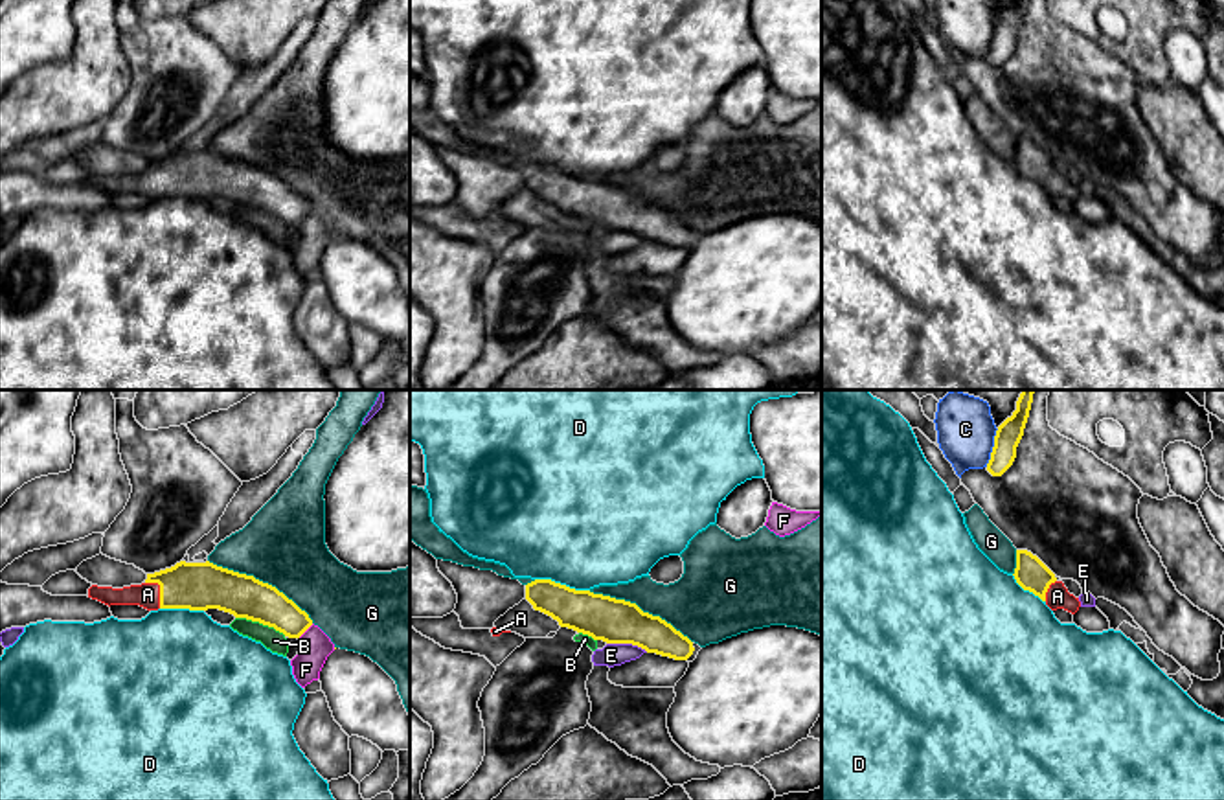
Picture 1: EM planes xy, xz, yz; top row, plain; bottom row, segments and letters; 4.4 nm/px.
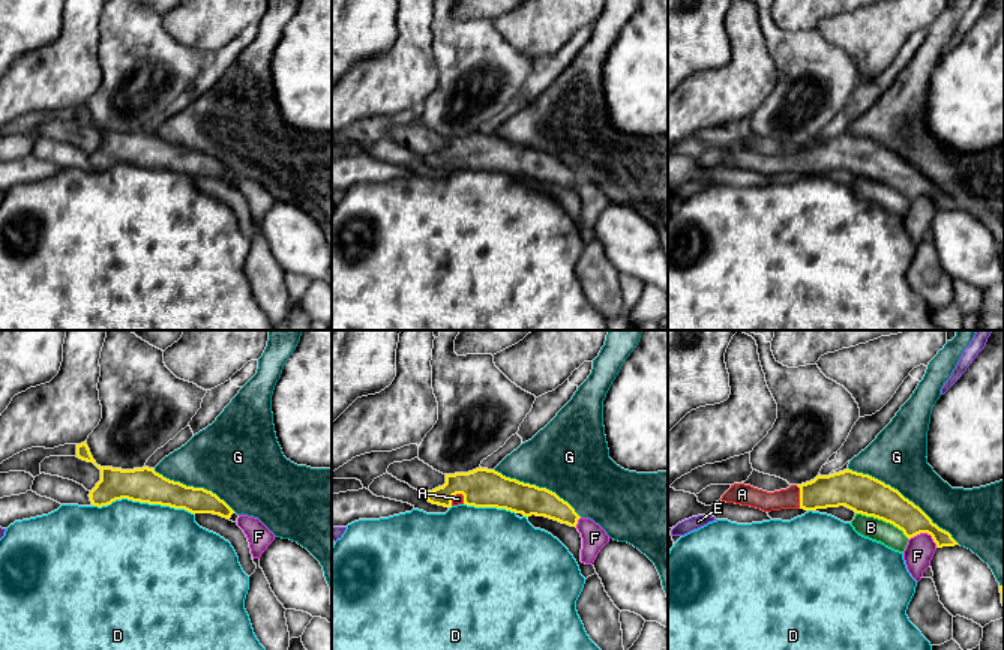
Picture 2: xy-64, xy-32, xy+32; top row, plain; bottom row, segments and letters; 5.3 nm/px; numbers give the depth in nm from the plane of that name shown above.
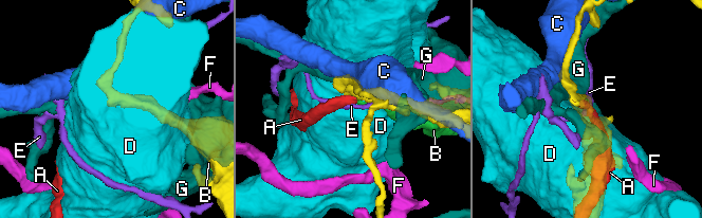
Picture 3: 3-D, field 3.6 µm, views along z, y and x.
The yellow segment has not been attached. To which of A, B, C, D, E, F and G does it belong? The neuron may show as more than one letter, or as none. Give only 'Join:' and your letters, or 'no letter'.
Join: A

